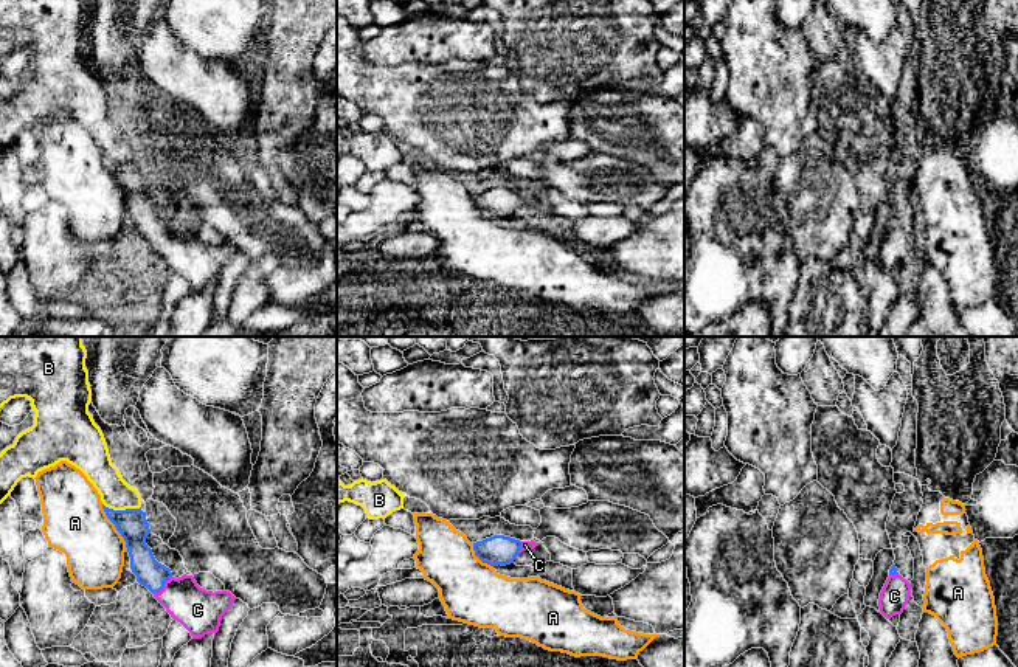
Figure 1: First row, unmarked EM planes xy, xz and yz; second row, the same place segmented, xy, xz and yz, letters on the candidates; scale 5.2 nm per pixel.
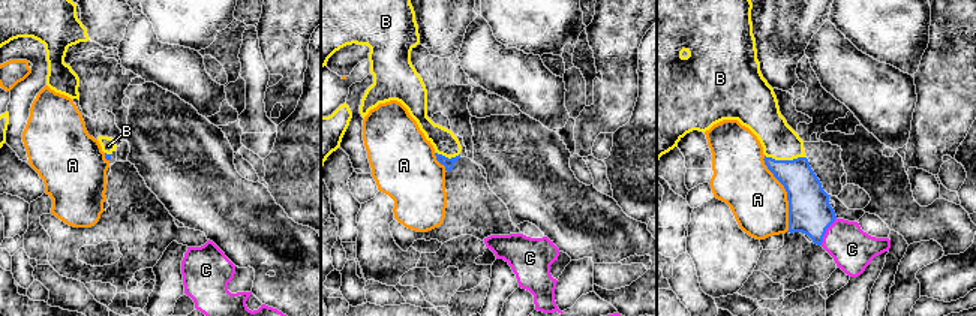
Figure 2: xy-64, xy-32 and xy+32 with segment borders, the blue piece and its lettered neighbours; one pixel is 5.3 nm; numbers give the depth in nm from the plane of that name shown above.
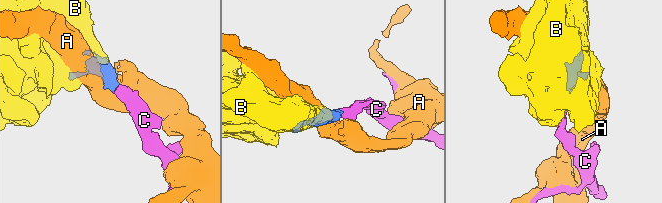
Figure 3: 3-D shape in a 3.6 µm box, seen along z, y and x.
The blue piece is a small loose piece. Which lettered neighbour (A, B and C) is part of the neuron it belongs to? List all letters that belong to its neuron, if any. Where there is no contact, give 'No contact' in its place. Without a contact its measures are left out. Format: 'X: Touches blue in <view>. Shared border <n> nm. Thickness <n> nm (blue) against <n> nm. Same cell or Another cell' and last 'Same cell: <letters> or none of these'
A: Touches blue in xy. Shared border 260 nm. Thickness 160 nm (blue) against 320 nm. Another cell
B: Touches blue in xy. Shared border 200 nm. Thickness 160 nm (blue) against 160 nm. Another cell
C: Touches blue in xy. Shared border 140 nm. Thickness 150 nm (blue) against 220 nm. Same cell
Same cell: C

